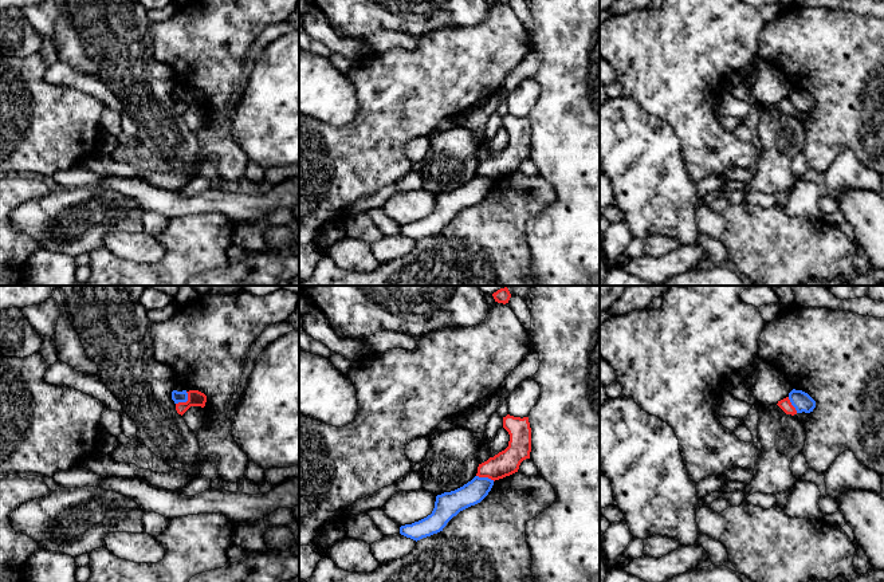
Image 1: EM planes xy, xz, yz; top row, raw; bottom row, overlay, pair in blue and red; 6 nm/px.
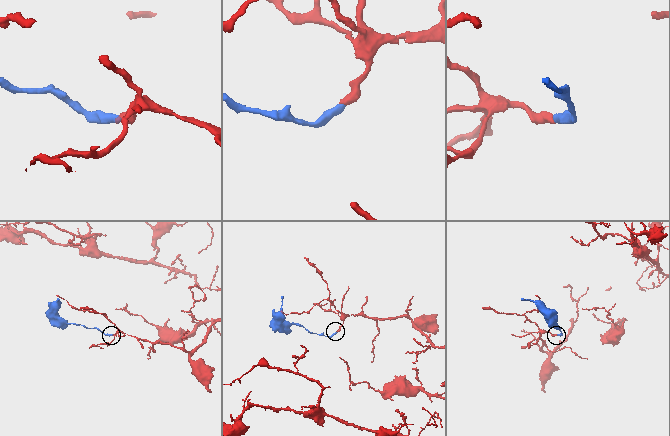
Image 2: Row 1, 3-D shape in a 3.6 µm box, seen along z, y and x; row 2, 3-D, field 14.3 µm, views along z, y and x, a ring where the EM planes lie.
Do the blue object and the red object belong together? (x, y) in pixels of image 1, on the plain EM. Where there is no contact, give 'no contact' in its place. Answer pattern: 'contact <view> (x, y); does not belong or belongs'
contact xy (185, 101); does not belong

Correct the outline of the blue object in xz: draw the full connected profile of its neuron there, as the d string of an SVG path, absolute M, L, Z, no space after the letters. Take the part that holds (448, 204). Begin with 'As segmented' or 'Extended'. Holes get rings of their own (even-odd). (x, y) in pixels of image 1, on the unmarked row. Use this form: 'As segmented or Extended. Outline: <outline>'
As segmented. Outline: M475 176L463 186L436 196L435 208L427 217L400 227L400 233L413 240L443 231L460 211L480 202L491 190L494 180Z

